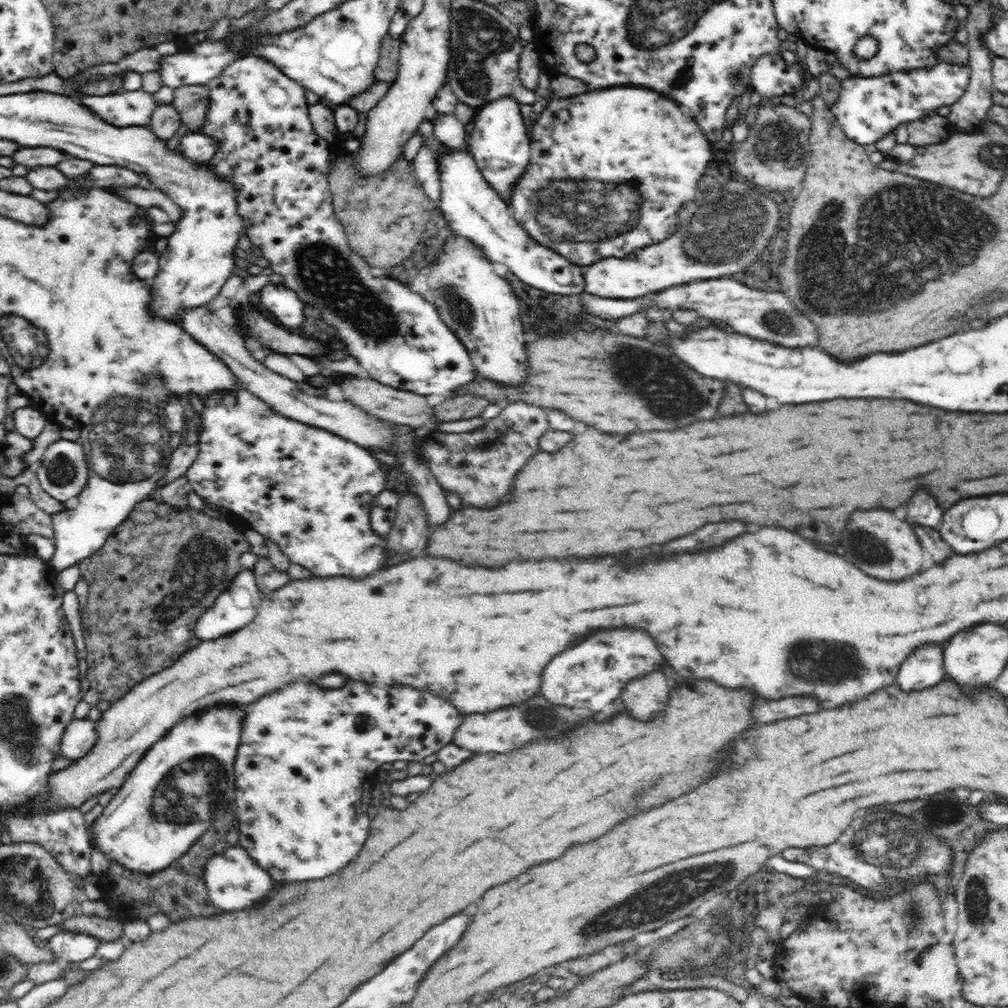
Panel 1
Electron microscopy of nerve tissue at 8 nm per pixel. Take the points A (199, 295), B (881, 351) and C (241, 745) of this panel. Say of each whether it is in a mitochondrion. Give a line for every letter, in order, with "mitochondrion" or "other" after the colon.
A: other
B: other
C: other

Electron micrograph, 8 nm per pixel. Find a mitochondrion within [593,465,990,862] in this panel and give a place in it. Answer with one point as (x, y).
(822, 667)

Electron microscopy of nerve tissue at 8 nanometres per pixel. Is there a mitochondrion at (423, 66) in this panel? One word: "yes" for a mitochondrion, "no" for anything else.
no

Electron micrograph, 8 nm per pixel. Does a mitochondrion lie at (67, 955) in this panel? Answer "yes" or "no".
no

